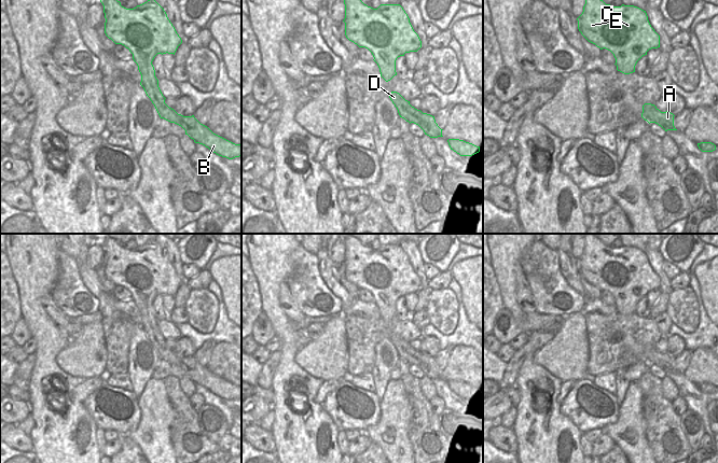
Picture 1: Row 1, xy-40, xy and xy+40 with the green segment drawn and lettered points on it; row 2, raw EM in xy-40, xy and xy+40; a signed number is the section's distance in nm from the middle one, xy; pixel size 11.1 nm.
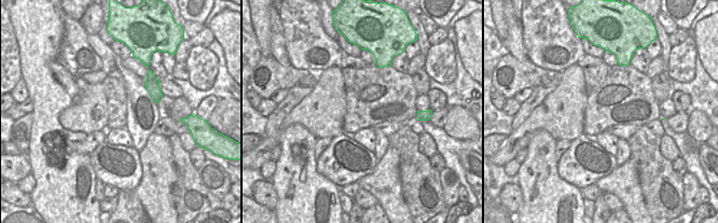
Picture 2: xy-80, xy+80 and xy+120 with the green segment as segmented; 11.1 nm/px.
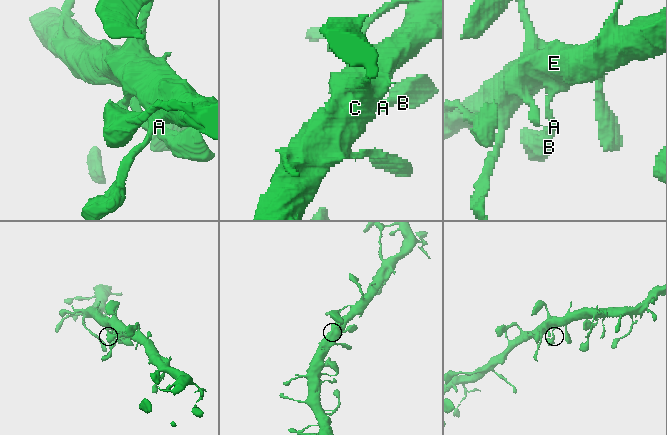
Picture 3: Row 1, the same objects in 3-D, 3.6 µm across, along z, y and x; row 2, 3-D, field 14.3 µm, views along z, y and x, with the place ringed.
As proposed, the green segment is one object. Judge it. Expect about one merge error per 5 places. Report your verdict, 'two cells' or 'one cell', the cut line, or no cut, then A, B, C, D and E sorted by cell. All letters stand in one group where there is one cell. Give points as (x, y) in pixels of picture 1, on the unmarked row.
one cell; no cut; A B C D E

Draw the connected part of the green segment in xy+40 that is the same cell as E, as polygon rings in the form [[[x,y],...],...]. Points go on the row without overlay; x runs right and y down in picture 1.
[[[583,234],[585,245],[577,259],[581,276],[600,291],[610,292],[616,299],[617,311],[630,315],[635,313],[637,303],[651,290],[660,289],[660,277],[651,268],[646,252],[634,248],[611,248],[593,234]]]

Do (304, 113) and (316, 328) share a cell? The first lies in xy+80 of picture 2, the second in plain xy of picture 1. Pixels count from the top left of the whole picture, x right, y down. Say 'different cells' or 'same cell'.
different cells

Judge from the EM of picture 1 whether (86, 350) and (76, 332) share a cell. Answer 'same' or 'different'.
different

